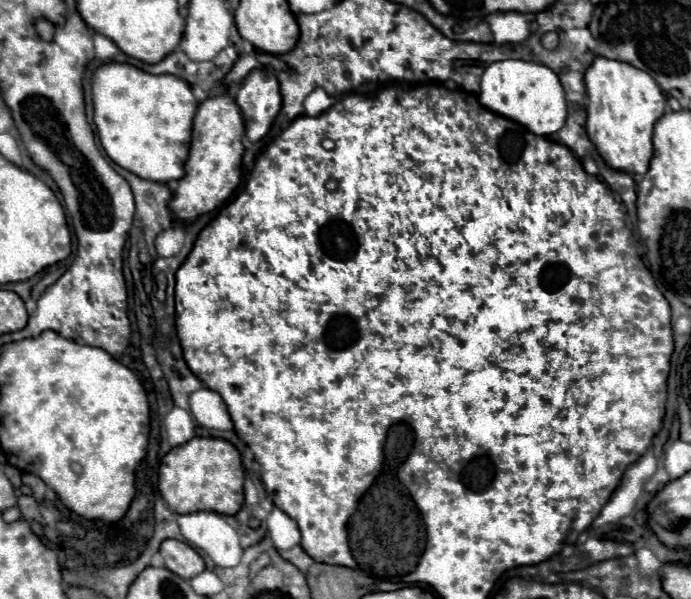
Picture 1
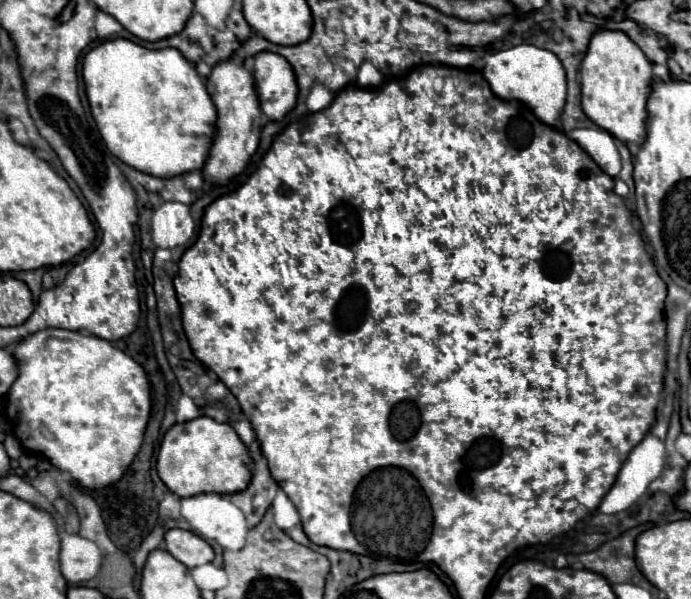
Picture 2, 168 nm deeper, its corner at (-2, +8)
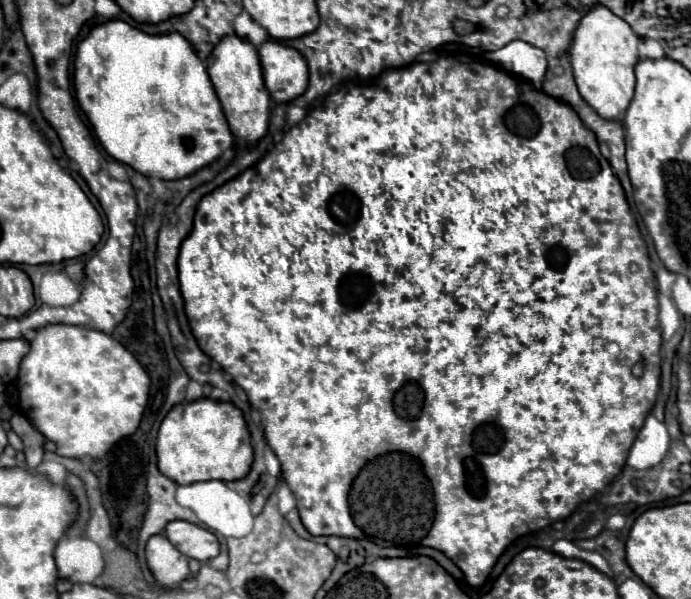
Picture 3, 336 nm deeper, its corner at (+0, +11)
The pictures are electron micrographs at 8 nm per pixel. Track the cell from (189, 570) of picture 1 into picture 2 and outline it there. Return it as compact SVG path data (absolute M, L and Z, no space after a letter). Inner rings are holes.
M170 529L170 531L166 531L164 541L166 541L166 551L174 559L184 563L188 569L210 563L214 559L212 547L192 531Z

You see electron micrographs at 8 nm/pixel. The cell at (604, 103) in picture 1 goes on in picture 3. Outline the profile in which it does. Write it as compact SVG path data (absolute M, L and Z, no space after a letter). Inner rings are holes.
M594 4L578 22L570 44L570 64L582 98L606 120L622 120L634 96L634 66L638 56L640 36L614 12L602 4Z

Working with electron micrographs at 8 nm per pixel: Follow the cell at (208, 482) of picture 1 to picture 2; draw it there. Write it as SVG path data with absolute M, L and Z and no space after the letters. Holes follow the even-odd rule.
M198 417L190 423L176 423L162 439L158 453L158 475L164 485L178 497L194 497L200 493L230 495L240 493L250 483L250 457L228 423L216 423L210 417Z

